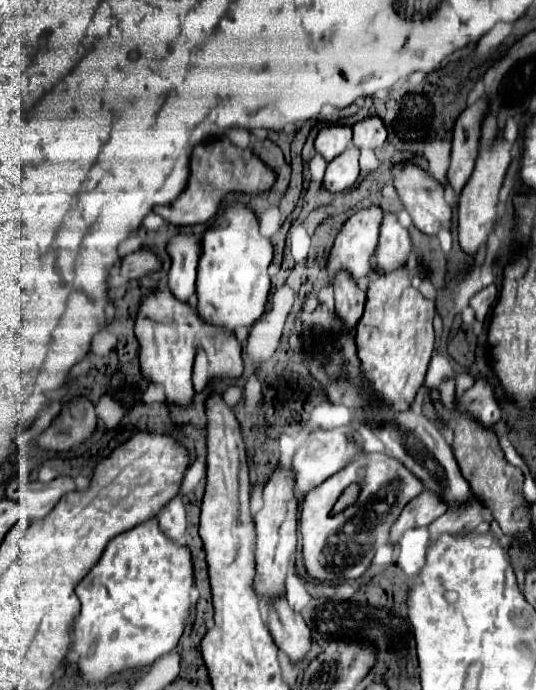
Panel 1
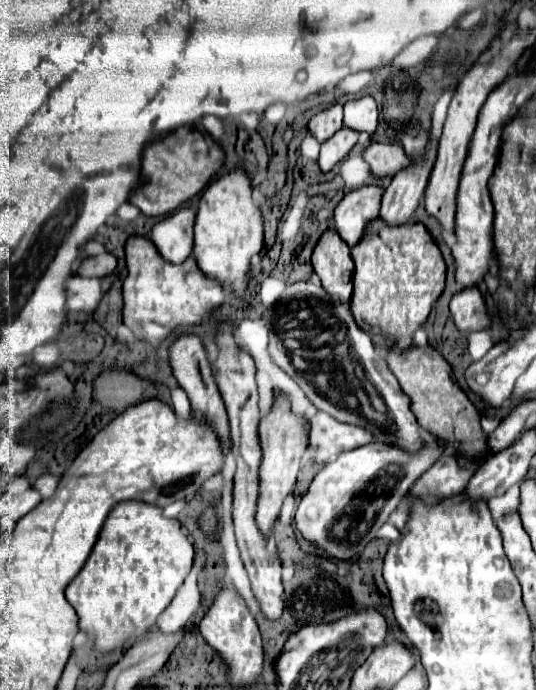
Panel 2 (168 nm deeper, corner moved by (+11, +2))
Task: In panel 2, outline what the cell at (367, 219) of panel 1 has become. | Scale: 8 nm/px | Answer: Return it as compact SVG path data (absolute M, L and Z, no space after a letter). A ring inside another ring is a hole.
M364 185L346 193L338 203L334 211L334 229L350 247L362 239L368 221L376 219L382 193L384 189L380 185Z

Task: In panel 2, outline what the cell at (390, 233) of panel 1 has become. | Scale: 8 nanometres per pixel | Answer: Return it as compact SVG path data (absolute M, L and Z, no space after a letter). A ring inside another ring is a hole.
M430 149L428 155L422 157L410 157L410 165L400 171L400 175L394 175L392 183L384 191L380 217L388 225L404 225L412 219L420 197L424 195L424 189L428 185L428 177L432 171L436 159L436 151Z

